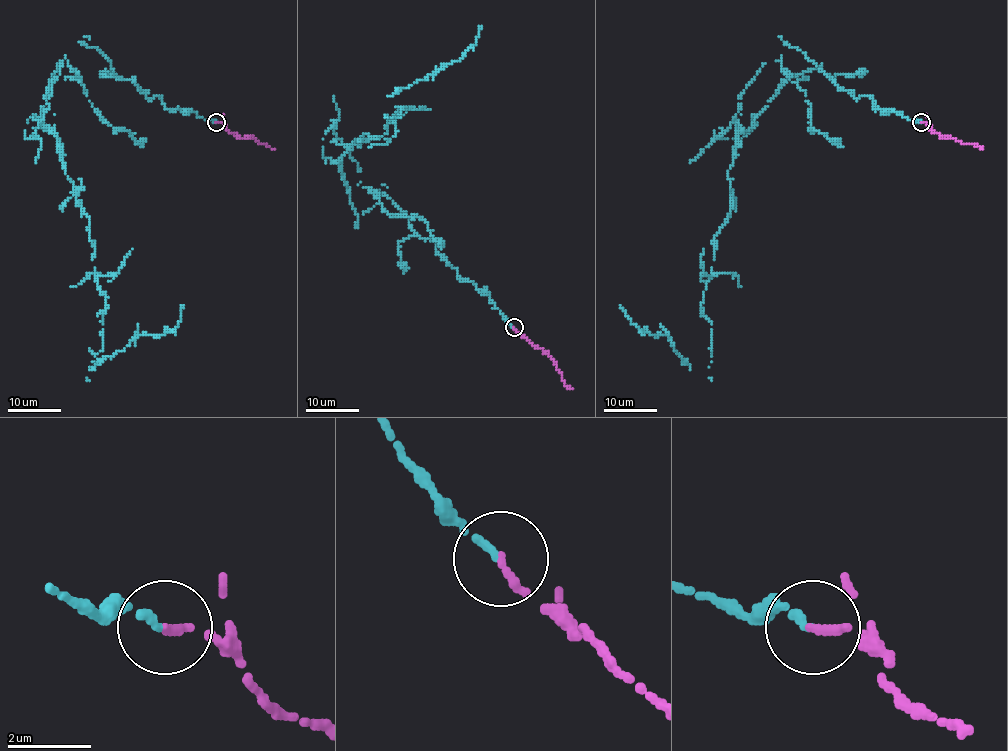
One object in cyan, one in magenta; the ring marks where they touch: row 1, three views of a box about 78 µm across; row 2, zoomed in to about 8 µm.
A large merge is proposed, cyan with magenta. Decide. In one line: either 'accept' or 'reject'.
reject

